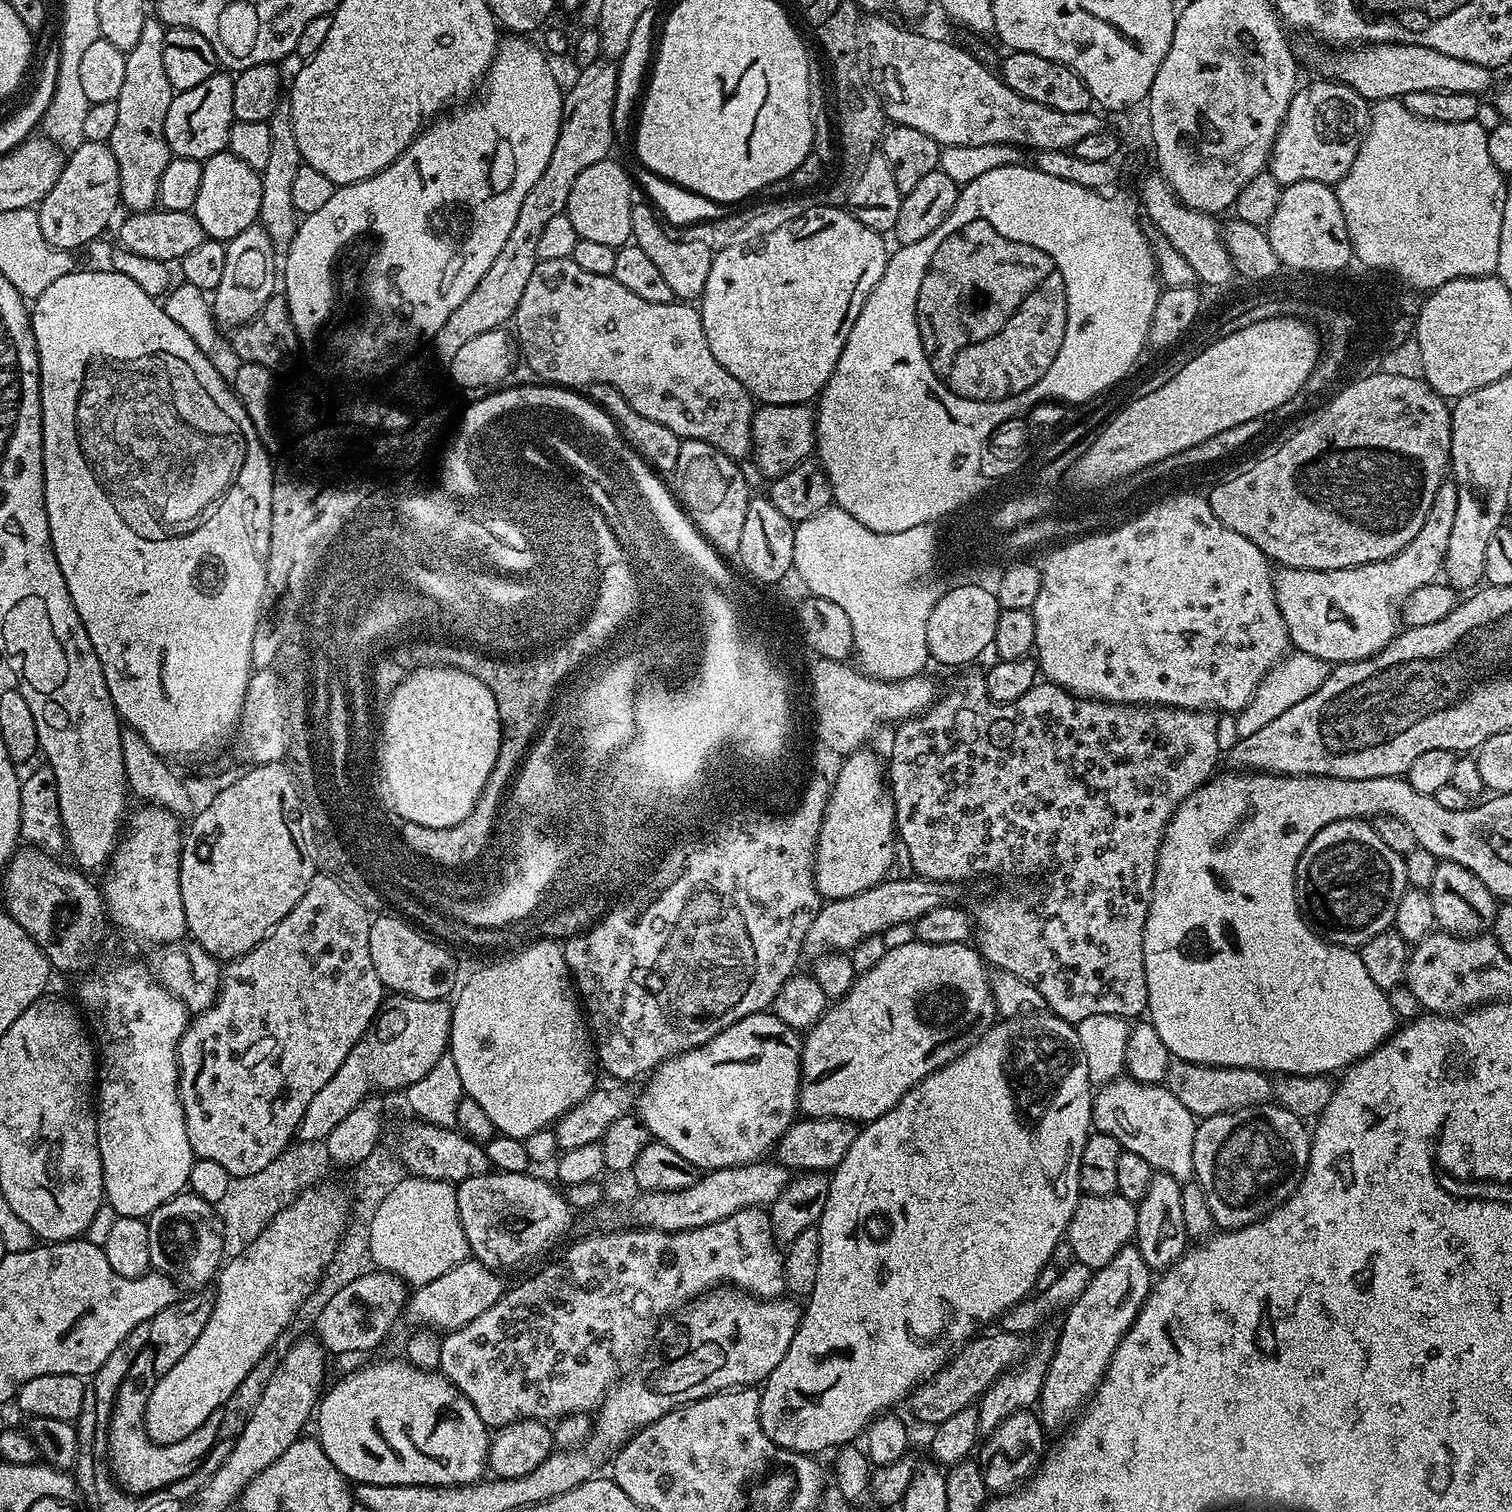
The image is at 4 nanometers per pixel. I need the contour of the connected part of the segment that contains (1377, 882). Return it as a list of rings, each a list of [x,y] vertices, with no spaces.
[[[1363,819],[1330,822],[1318,830],[1306,850],[1302,850],[1296,871],[1296,897],[1308,923],[1332,944],[1343,944],[1353,950],[1370,942],[1374,934],[1382,934],[1395,925],[1398,902],[1409,887],[1404,857],[1390,850],[1390,846],[1378,838],[1375,827]]]

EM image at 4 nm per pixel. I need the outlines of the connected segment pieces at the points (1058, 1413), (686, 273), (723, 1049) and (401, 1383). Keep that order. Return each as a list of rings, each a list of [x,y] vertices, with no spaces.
[[[1135,1243],[1127,1244],[1125,1248],[1118,1250],[1118,1254],[1114,1254],[1114,1258],[1110,1258],[1110,1262],[1106,1262],[1106,1266],[1093,1271],[1082,1294],[1066,1308],[1068,1317],[1065,1318],[1064,1325],[1056,1336],[1056,1348],[1052,1351],[1052,1361],[1048,1363],[1048,1373],[1038,1401],[1038,1415],[1045,1429],[1067,1429],[1075,1421],[1081,1409],[1091,1400],[1096,1388],[1104,1381],[1114,1350],[1122,1342],[1132,1323],[1136,1321],[1136,1315],[1140,1313],[1140,1307],[1144,1305],[1148,1293],[1152,1291],[1153,1283],[1153,1269],[1146,1266]]]
[[[633,203],[630,214],[632,240],[647,254],[664,279],[674,290],[676,300],[680,302],[696,302],[704,295],[706,278],[710,278],[710,266],[714,251],[705,242],[686,242],[679,235],[671,236],[669,229],[662,223],[661,217],[651,203]]]
[[[771,1011],[755,1012],[730,1026],[726,1026],[716,1034],[710,1042],[702,1046],[692,1048],[680,1056],[671,1056],[669,1060],[663,1060],[659,1067],[651,1073],[648,1085],[644,1092],[638,1096],[638,1115],[640,1120],[648,1128],[649,1137],[653,1141],[670,1146],[674,1154],[682,1154],[686,1162],[690,1162],[697,1170],[711,1170],[714,1168],[732,1168],[735,1164],[754,1164],[765,1159],[764,1156],[775,1149],[776,1143],[784,1136],[784,1131],[798,1116],[798,1105],[800,1102],[800,1070],[802,1067],[802,1036],[797,1029],[786,1026]]]
[[[407,1359],[380,1360],[377,1364],[368,1364],[365,1368],[356,1368],[349,1376],[344,1376],[332,1389],[329,1387],[323,1393],[318,1404],[318,1415],[314,1424],[320,1427],[318,1439],[326,1458],[334,1462],[334,1466],[344,1476],[345,1480],[356,1484],[435,1484],[437,1486],[455,1486],[457,1484],[474,1484],[485,1475],[486,1465],[490,1460],[490,1428],[482,1422],[478,1410],[452,1383],[444,1377],[443,1372],[437,1370],[427,1372],[415,1368]]]

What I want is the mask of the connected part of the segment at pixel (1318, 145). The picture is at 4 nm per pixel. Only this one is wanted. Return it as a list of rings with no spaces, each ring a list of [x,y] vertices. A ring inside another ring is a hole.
[[[1316,78],[1313,84],[1297,87],[1295,94],[1292,95],[1292,101],[1288,107],[1288,113],[1286,118],[1282,122],[1280,132],[1276,135],[1276,144],[1272,148],[1272,156],[1268,160],[1267,171],[1274,174],[1274,178],[1281,184],[1293,184],[1294,182],[1302,182],[1303,180],[1309,180],[1310,182],[1322,182],[1329,186],[1335,186],[1339,184],[1340,179],[1345,176],[1350,170],[1350,166],[1354,166],[1354,158],[1358,154],[1360,144],[1364,141],[1364,135],[1368,132],[1368,121],[1370,119],[1370,104],[1369,101],[1363,100],[1358,93],[1354,91],[1350,86],[1340,83],[1338,80],[1331,78]]]

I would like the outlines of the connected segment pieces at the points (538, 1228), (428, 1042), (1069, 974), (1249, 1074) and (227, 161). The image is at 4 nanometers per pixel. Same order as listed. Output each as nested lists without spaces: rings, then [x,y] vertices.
[[[497,1172],[474,1175],[459,1181],[456,1190],[459,1220],[466,1234],[471,1255],[493,1271],[512,1268],[532,1256],[550,1249],[560,1241],[572,1226],[573,1209],[567,1197],[546,1181],[527,1172]]]
[[[389,995],[372,1027],[361,1036],[350,1054],[346,1054],[346,1062],[338,1066],[334,1078],[310,1098],[310,1106],[306,1106],[298,1125],[299,1139],[327,1141],[330,1130],[373,1090],[381,1093],[395,1088],[406,1090],[434,1070],[434,1062],[449,1051],[451,1039],[452,1009],[447,999],[415,1000],[413,996]]]
[[[978,674],[962,677],[923,714],[895,725],[892,757],[886,760],[886,779],[896,807],[898,840],[903,851],[904,848],[908,851],[908,860],[916,871],[913,873],[919,879],[961,882],[971,876],[980,876],[983,872],[1040,872],[1049,867],[1044,892],[1016,892],[1013,896],[996,896],[993,900],[982,901],[974,911],[974,940],[980,955],[993,969],[1001,968],[1010,974],[1018,974],[1022,982],[1030,982],[1030,986],[1042,994],[1047,1011],[1051,1015],[1061,1016],[1067,1024],[1077,1026],[1084,1018],[1093,1017],[1094,1014],[1131,1018],[1147,1009],[1144,927],[1154,890],[1158,850],[1176,807],[1195,788],[1208,783],[1217,771],[1216,759],[1219,756],[1221,759],[1222,748],[1220,752],[1220,724],[1216,716],[1217,713],[1212,710],[1110,704],[1106,700],[1074,698],[1065,688],[1045,680],[1035,684],[1014,704],[995,704],[988,697],[984,676]]]
[[[1176,1060],[1169,1063],[1168,1079],[1166,1086],[1186,1110],[1190,1110],[1192,1115],[1197,1118],[1222,1114],[1223,1112],[1233,1112],[1235,1108],[1249,1108],[1255,1104],[1267,1104],[1273,1099],[1272,1095],[1273,1081],[1267,1075],[1253,1068],[1215,1068],[1209,1064],[1195,1064],[1185,1060]]]
[[[222,151],[203,161],[202,186],[198,186],[198,198],[194,214],[202,222],[205,237],[210,240],[233,240],[246,226],[257,223],[262,206],[262,182],[260,173],[255,172],[242,158],[233,152]]]

